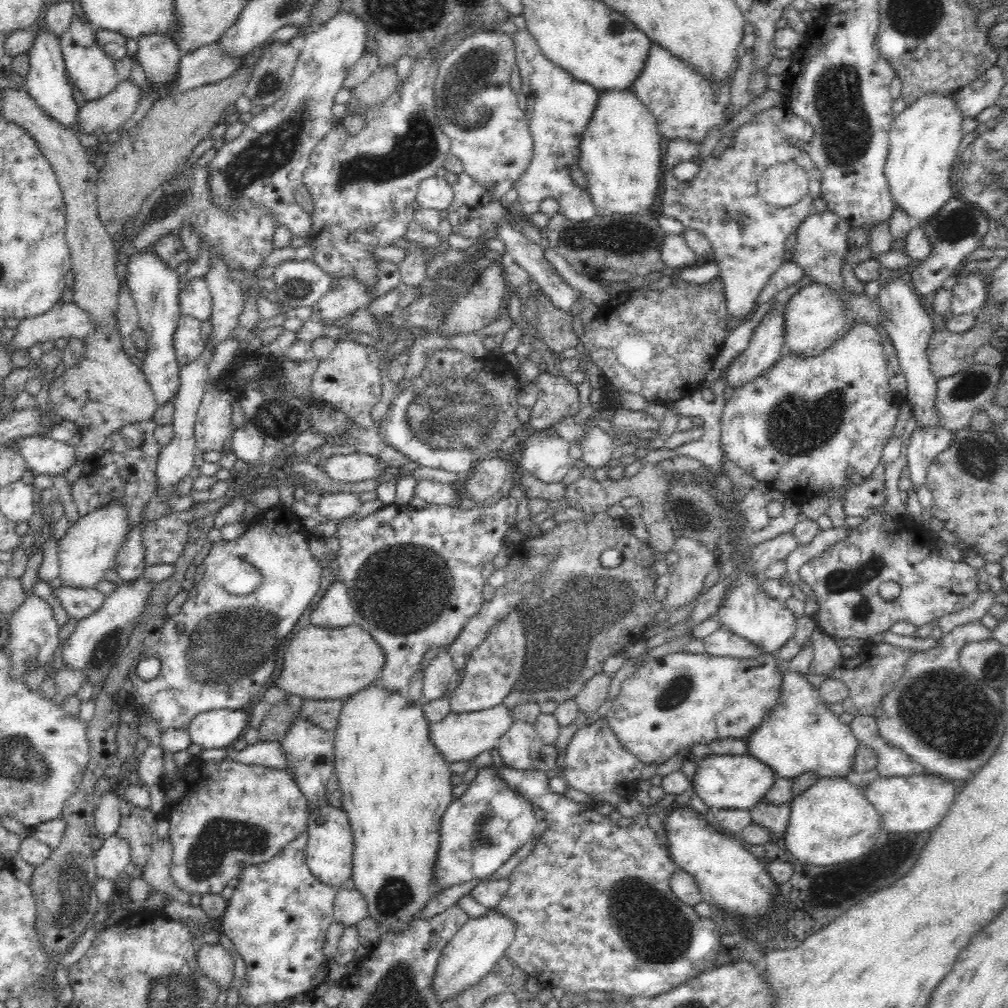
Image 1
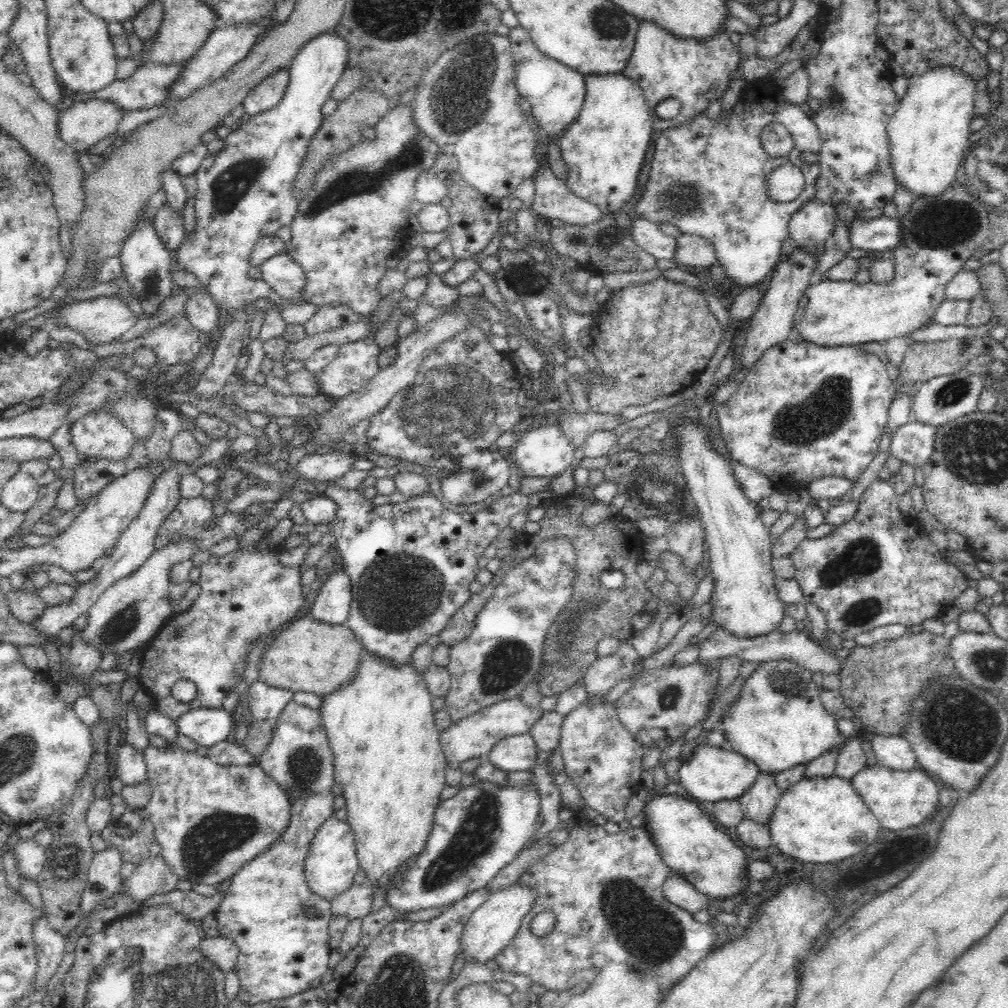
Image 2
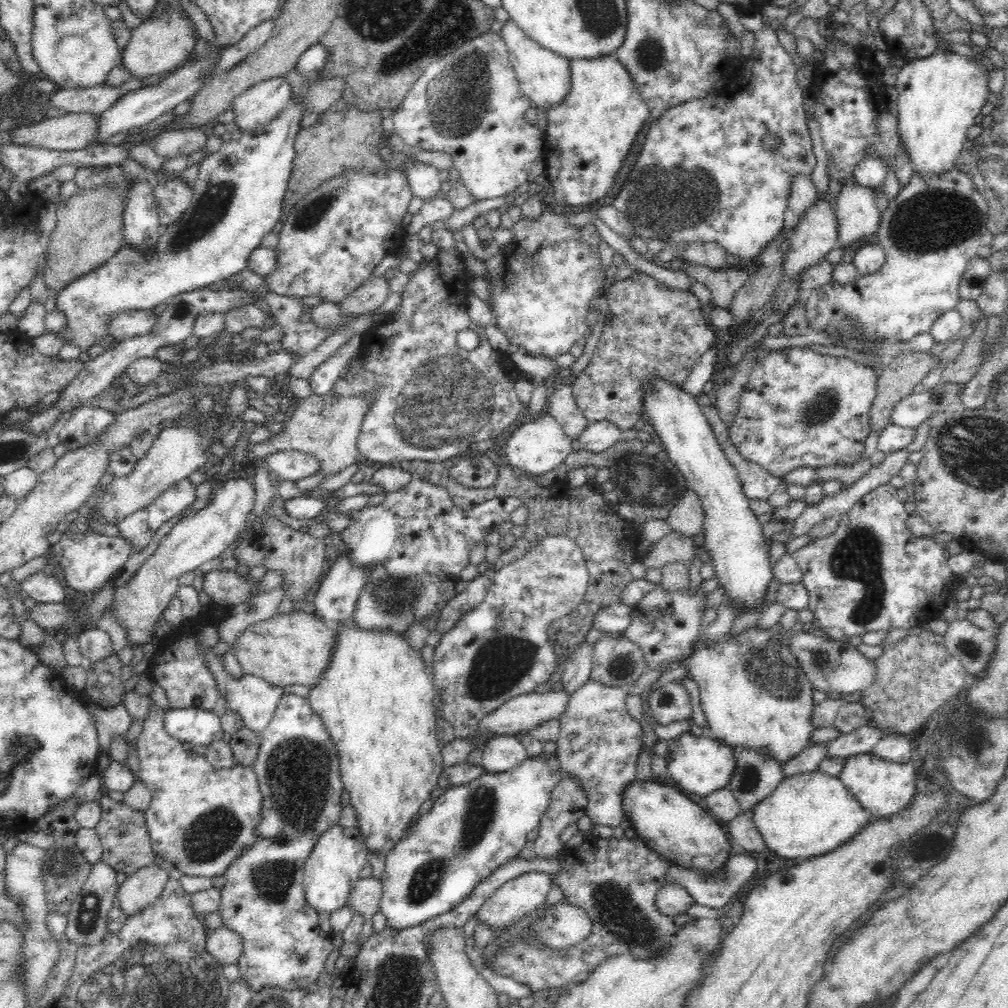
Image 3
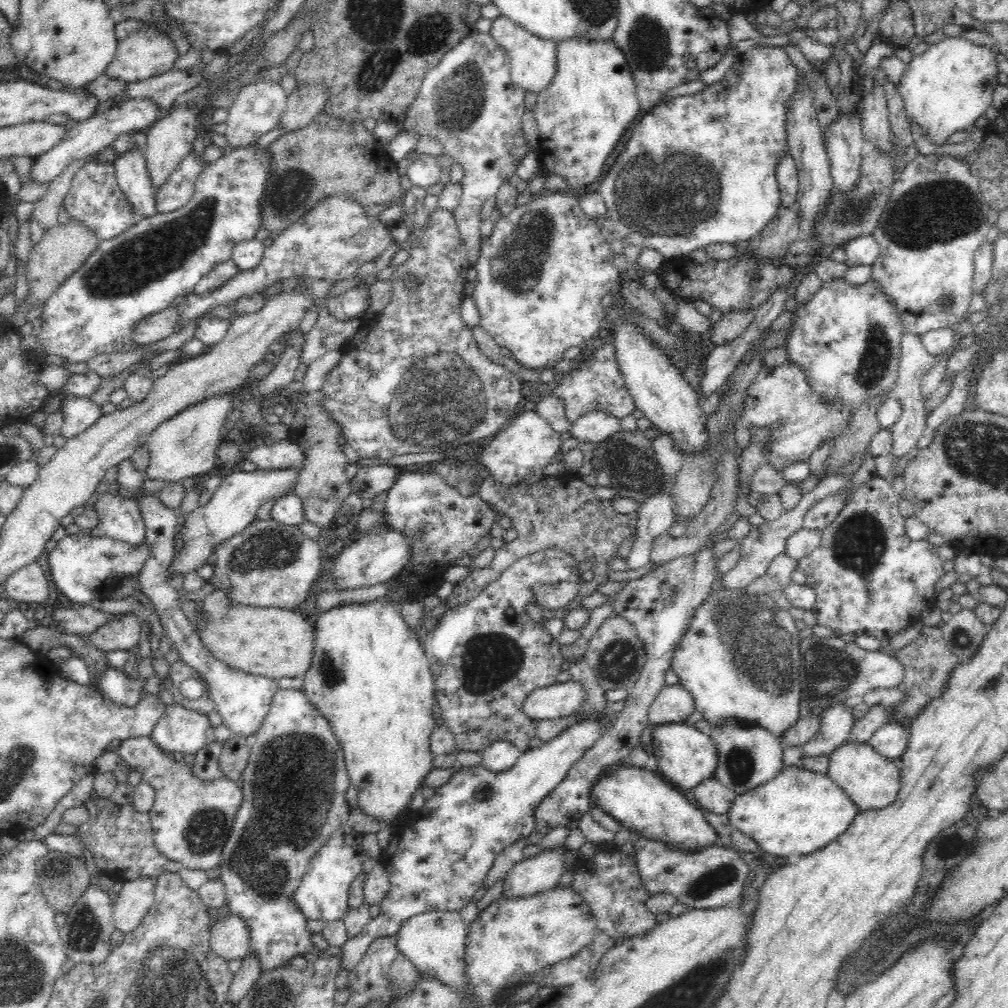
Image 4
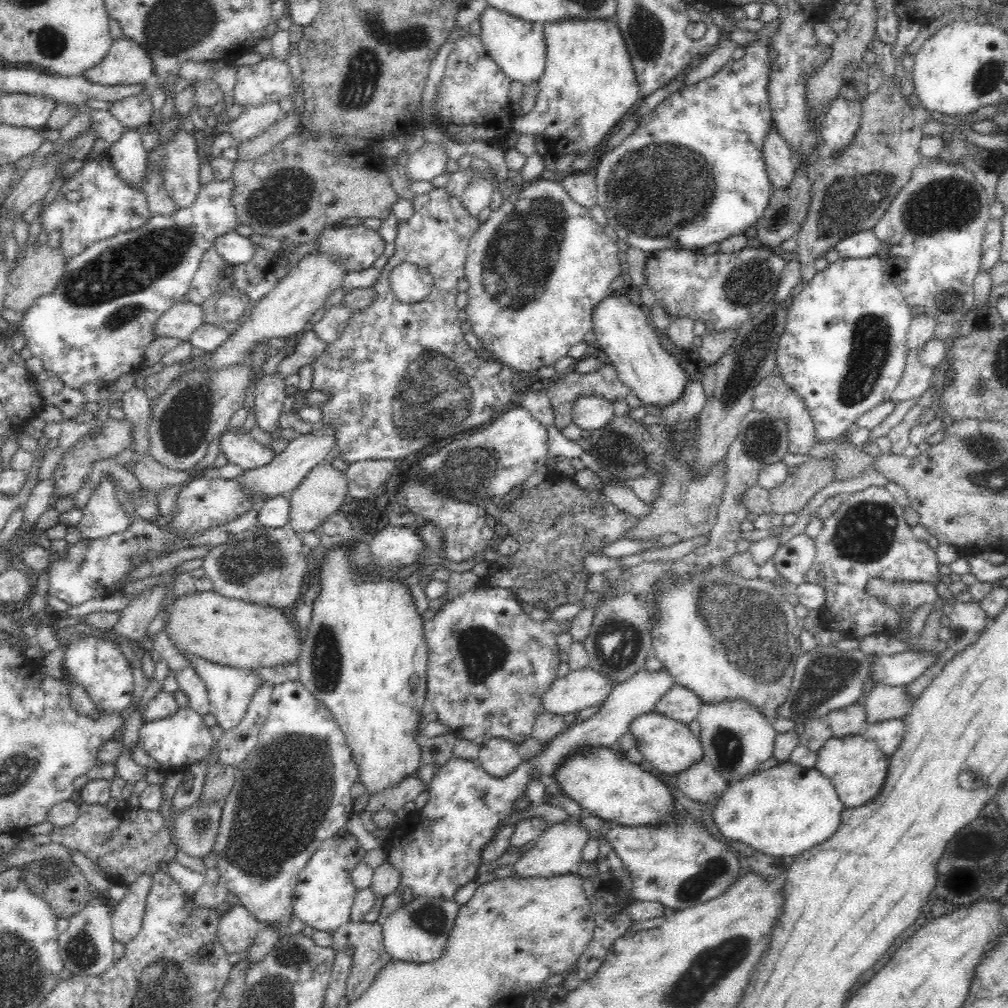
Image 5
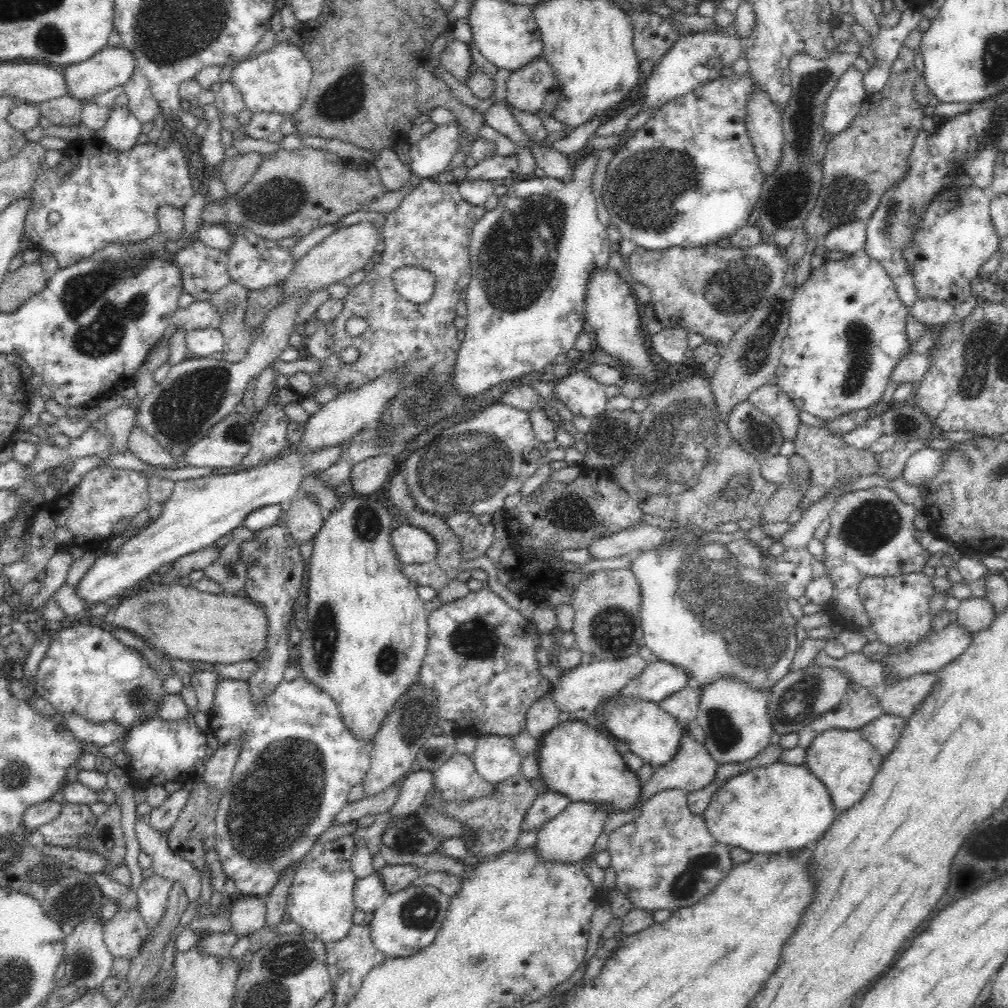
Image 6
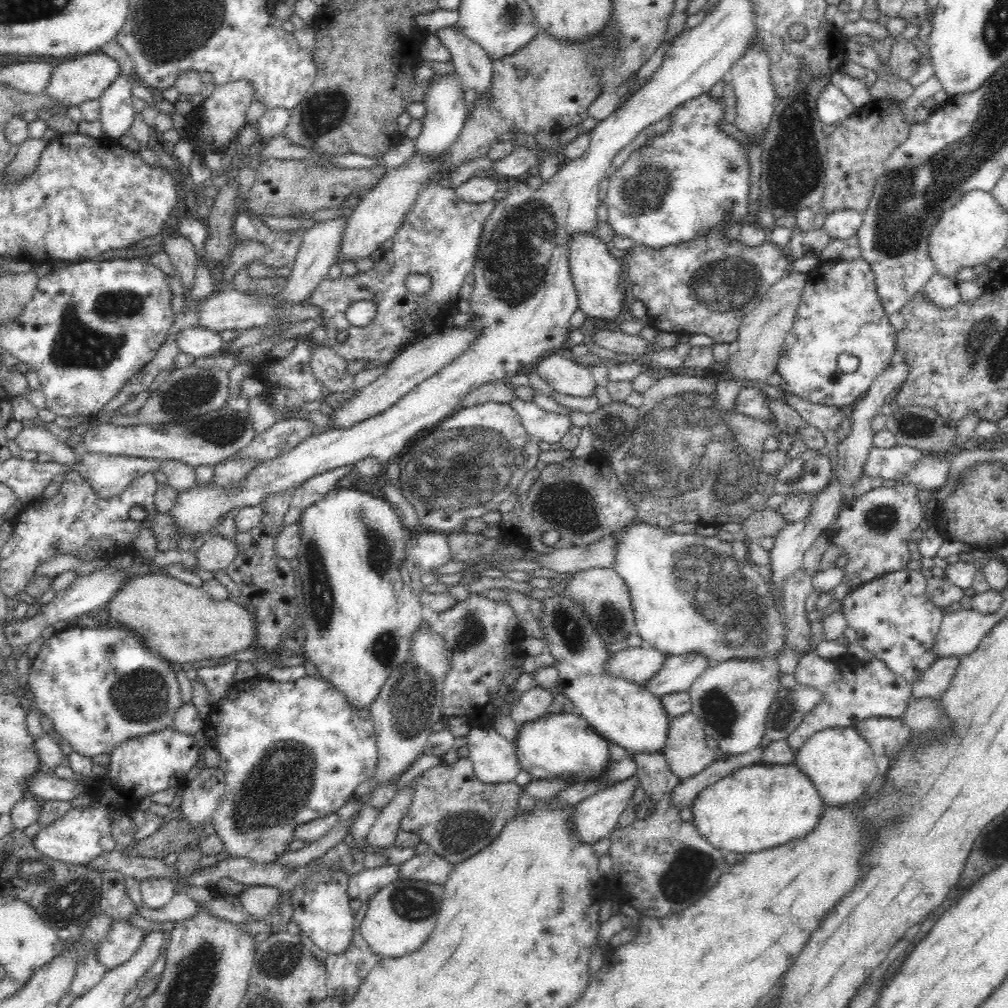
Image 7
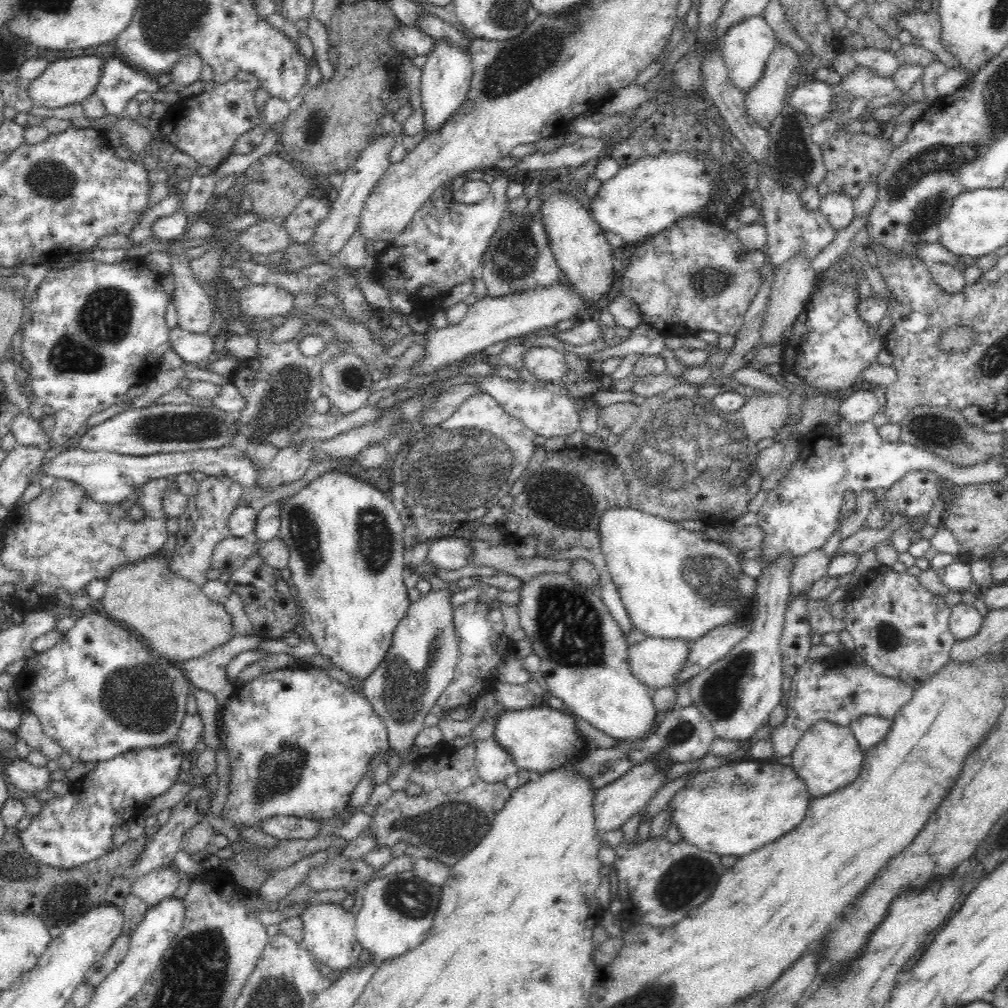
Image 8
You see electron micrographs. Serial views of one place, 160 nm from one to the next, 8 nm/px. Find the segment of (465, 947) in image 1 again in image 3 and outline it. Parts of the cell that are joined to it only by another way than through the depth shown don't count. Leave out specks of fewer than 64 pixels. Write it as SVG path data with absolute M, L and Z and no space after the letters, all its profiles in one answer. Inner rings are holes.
M533 870L512 878L479 908L477 920L496 931L506 929L508 924L530 915L547 900L553 888L552 877Z

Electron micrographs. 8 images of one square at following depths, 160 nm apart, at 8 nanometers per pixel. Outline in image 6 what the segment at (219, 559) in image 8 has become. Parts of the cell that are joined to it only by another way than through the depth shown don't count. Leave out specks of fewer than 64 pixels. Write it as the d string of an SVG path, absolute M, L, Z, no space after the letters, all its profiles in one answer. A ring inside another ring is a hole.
M212 544L196 552L181 556L173 562L171 569L164 576L156 576L155 580L163 586L178 583L178 578L187 576L193 570L203 570L220 554L220 547Z

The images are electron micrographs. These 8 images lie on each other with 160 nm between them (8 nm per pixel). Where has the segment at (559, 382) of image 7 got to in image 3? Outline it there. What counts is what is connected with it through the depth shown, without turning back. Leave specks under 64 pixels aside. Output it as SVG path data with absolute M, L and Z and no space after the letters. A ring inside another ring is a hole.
M608 420L593 421L584 428L578 439L581 448L592 452L602 452L616 444L621 438L620 434L622 434L620 428Z

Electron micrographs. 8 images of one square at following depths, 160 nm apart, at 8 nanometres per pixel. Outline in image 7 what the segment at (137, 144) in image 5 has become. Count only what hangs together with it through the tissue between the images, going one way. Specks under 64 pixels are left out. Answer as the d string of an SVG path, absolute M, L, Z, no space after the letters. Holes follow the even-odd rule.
M118 74L116 80L97 98L101 106L100 120L106 136L118 140L126 135L134 118L132 86L134 79Z

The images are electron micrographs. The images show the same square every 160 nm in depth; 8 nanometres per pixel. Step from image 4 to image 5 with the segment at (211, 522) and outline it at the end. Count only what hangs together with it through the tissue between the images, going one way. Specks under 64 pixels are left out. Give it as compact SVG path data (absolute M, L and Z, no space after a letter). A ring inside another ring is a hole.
M316 424L310 432L297 435L296 438L290 439L286 448L275 456L265 466L256 469L249 469L240 476L240 483L253 494L259 496L289 496L301 483L302 480L322 461L330 457L330 452L337 446L337 436L335 426L331 424Z

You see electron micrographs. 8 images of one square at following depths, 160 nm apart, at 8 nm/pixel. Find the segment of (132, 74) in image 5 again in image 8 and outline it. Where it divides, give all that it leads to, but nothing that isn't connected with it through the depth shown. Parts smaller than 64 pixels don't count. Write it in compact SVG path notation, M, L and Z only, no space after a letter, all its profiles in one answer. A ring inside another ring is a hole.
M95 55L60 58L56 62L50 62L38 78L30 80L28 96L32 99L33 105L44 108L62 108L69 104L81 103L94 92L100 78L100 70L102 70L102 58Z

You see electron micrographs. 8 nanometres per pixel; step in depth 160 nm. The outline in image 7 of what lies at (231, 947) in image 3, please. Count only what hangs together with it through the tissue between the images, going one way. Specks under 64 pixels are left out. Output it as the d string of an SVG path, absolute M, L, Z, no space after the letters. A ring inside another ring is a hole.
M267 885L246 887L238 896L244 910L255 918L268 918L272 913L282 892Z

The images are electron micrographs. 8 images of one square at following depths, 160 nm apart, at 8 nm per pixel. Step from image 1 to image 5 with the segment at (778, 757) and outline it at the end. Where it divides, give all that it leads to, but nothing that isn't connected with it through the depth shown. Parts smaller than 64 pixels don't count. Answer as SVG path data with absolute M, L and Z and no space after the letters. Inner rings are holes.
M726 563L718 564L718 566L708 566L696 574L692 574L686 580L679 580L677 574L671 572L671 568L664 570L660 574L660 578L656 578L655 587L653 588L655 612L651 614L649 622L649 630L652 635L652 656L658 658L675 680L676 685L686 686L693 690L702 700L703 703L724 702L724 700L732 700L732 698L743 698L746 702L755 706L764 716L771 721L776 720L778 716L778 706L786 700L788 696L788 688L790 688L790 680L794 676L794 668L796 659L803 653L801 649L800 635L802 630L796 623L799 618L796 617L794 606L788 601L781 591L771 582L762 579L758 576L756 578L745 579L738 573L728 569Z

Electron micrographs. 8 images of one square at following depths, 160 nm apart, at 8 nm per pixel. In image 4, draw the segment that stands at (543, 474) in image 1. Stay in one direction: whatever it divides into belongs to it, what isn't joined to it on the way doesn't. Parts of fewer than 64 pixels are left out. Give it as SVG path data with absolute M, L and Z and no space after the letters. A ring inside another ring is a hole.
M528 410L518 413L506 427L494 434L487 444L482 443L482 452L474 454L474 462L484 466L496 482L510 486L521 483L530 474L539 473L543 467L550 464L554 460L554 452L561 444L560 434L550 427L550 423L534 410Z

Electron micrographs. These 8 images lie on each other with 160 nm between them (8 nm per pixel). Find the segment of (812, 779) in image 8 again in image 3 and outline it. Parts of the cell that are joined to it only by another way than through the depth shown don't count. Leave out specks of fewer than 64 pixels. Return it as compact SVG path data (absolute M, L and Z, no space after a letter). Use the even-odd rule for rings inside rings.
M873 751L864 754L854 754L846 758L840 774L837 776L844 787L848 789L856 800L874 818L882 816L896 816L914 798L914 782L916 782L916 770L909 762L888 762L876 756Z

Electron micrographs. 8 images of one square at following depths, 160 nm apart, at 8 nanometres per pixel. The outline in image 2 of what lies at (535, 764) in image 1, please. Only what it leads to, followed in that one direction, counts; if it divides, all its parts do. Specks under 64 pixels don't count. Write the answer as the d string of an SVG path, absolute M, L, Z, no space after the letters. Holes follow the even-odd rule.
M529 732L507 736L494 744L485 759L494 767L506 772L530 771L536 760L536 748Z

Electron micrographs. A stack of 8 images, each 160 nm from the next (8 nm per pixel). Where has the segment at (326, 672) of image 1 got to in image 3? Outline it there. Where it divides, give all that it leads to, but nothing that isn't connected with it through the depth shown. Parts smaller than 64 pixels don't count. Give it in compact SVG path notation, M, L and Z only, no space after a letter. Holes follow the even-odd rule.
M298 607L288 614L276 612L271 618L240 632L236 636L236 642L230 644L230 649L242 672L267 680L274 686L303 684L312 688L328 666L336 642L336 626L307 612L304 614L304 610L306 608Z

